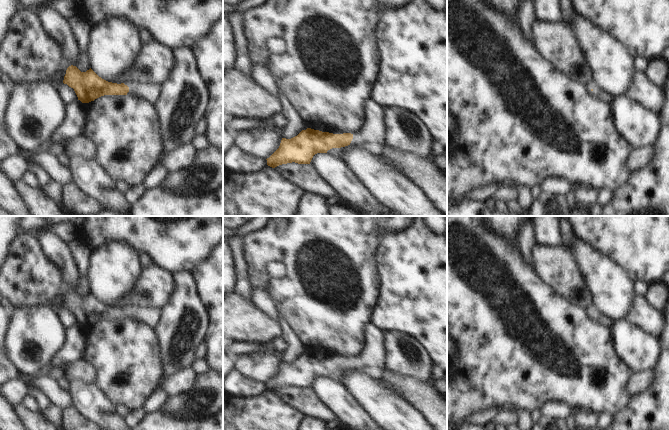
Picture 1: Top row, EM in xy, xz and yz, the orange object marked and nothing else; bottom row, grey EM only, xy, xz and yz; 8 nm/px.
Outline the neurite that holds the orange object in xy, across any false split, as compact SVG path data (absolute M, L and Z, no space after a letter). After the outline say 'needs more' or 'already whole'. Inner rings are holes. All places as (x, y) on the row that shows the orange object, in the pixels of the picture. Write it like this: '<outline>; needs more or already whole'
M73 65L67 68L63 83L74 89L82 103L89 103L104 95L127 95L130 92L139 99L155 104L161 92L161 85L158 84L130 81L112 83L99 77L91 68L81 72Z; needs more

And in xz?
M372 98L365 101L364 107L365 122L354 134L333 134L307 128L291 139L282 138L279 148L266 159L267 165L275 168L292 162L310 164L315 154L348 146L353 138L357 146L380 155L385 144L384 107Z; needs more

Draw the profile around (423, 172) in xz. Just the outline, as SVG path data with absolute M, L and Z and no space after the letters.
M386 142L380 157L399 170L409 181L414 182L436 208L447 216L447 176L437 168L431 158L403 152Z

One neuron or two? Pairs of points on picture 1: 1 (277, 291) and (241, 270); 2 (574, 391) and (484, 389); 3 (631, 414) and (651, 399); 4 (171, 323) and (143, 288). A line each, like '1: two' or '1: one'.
1: two
2: one
3: one
4: two

